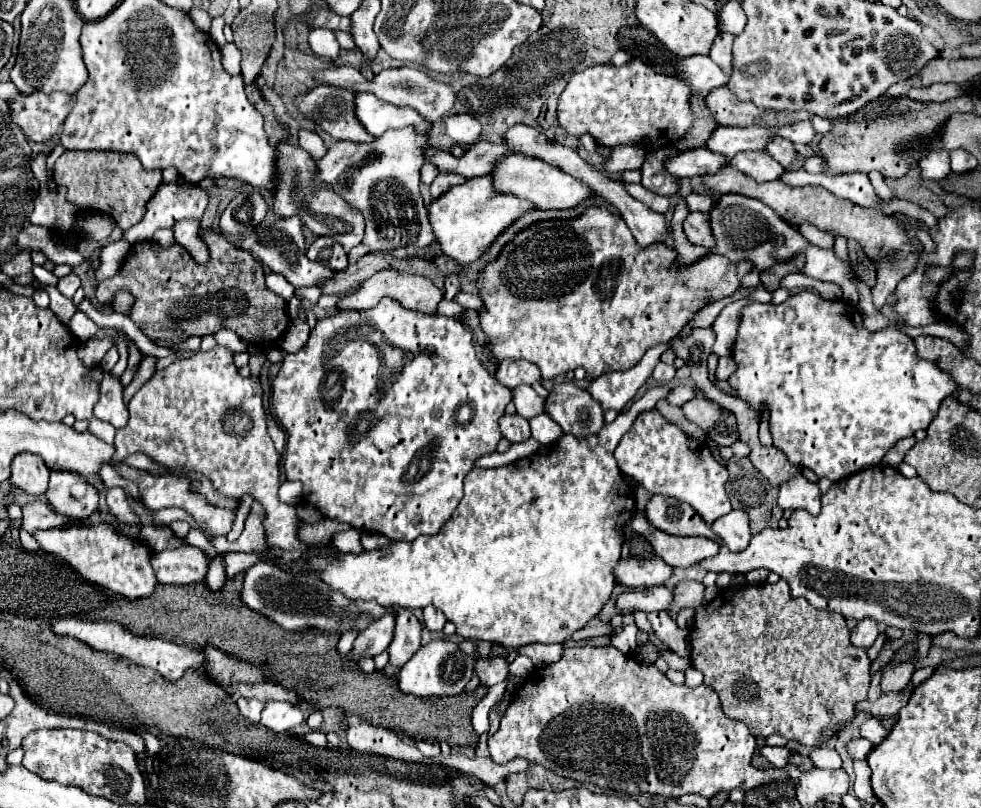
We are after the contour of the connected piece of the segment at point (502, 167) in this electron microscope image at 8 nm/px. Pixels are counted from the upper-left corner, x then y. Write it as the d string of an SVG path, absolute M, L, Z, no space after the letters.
M507 154L501 160L497 160L493 166L491 178L493 178L495 192L511 194L521 200L529 200L535 208L541 208L541 210L573 208L581 200L585 200L587 196L593 194L593 190L585 188L585 184L581 184L581 180L561 172L559 168L553 168L551 164L545 164L537 158L527 158L527 156L517 156L517 154Z

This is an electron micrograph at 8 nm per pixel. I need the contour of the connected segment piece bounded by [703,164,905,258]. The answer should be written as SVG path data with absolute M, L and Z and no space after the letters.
M721 166L715 174L703 176L703 186L709 194L713 196L723 196L723 194L743 194L747 198L755 198L763 204L767 204L769 208L775 210L775 214L787 222L791 228L799 230L803 224L811 224L823 232L829 232L833 236L843 236L845 240L855 240L869 258L873 256L883 256L885 252L889 252L889 248L901 248L901 244L905 244L905 236L901 236L901 232L897 232L897 222L895 218L887 218L881 216L873 210L861 208L849 200L841 200L835 198L831 192L827 192L821 186L803 186L803 188L791 188L781 184L779 180L771 180L771 182L755 182L753 178L737 172L735 168Z

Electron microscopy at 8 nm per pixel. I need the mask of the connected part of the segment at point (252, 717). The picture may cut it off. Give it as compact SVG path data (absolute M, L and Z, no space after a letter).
M237 700L239 708L241 708L241 714L249 720L249 722L259 722L259 714L261 714L261 708L263 704L259 700Z

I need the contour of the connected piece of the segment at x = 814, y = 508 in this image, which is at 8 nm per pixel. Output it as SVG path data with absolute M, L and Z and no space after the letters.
M795 476L789 482L781 484L777 506L781 510L797 510L803 508L809 514L819 514L821 494L817 484L811 484L805 476Z

